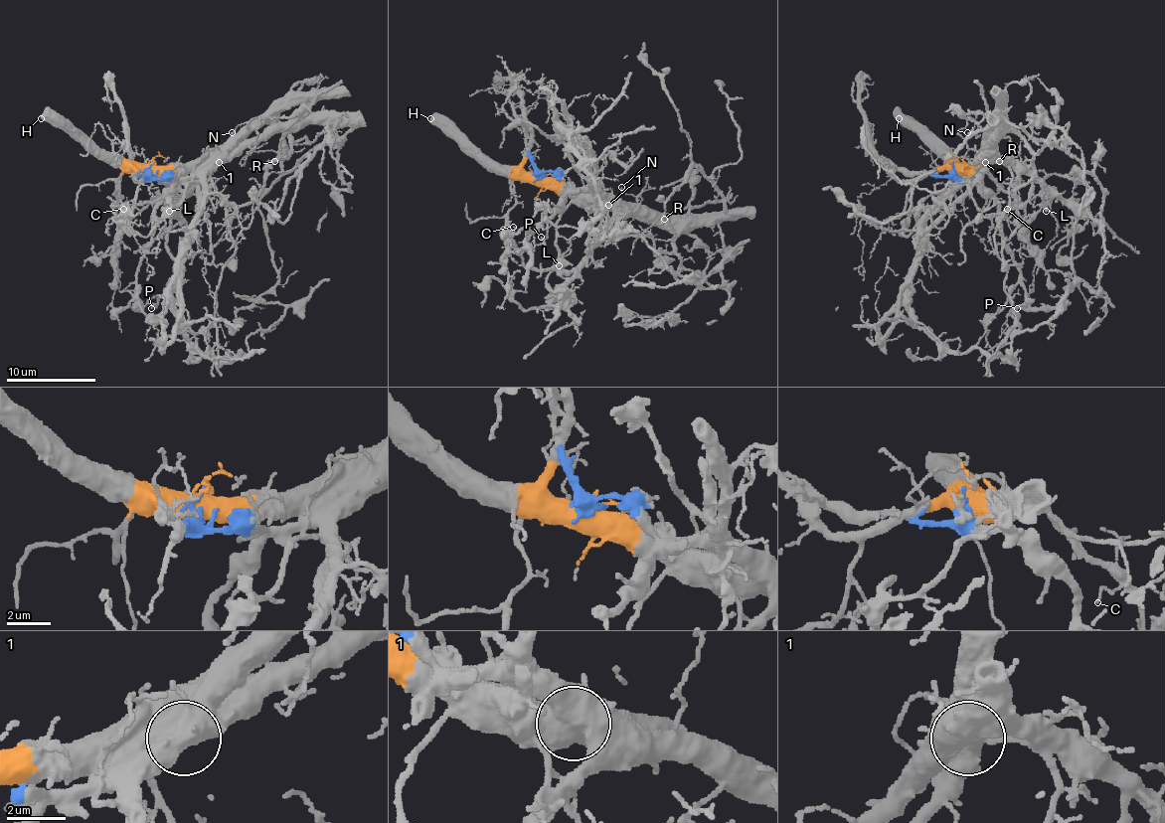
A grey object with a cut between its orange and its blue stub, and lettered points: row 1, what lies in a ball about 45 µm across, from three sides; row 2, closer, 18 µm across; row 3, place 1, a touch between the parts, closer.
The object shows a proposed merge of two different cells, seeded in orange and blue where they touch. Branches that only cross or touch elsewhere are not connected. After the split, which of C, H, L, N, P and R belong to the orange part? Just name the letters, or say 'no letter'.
C, H, N

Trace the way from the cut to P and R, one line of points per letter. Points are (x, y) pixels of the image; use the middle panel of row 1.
P: (537, 176), (555, 176), (566, 189), (566, 198), (526, 239), (526, 245), (539, 245), (542, 236)
R: (537, 176), (557, 176), (571, 189), (592, 189), (655, 218), (671, 241), (673, 230), (664, 218)

